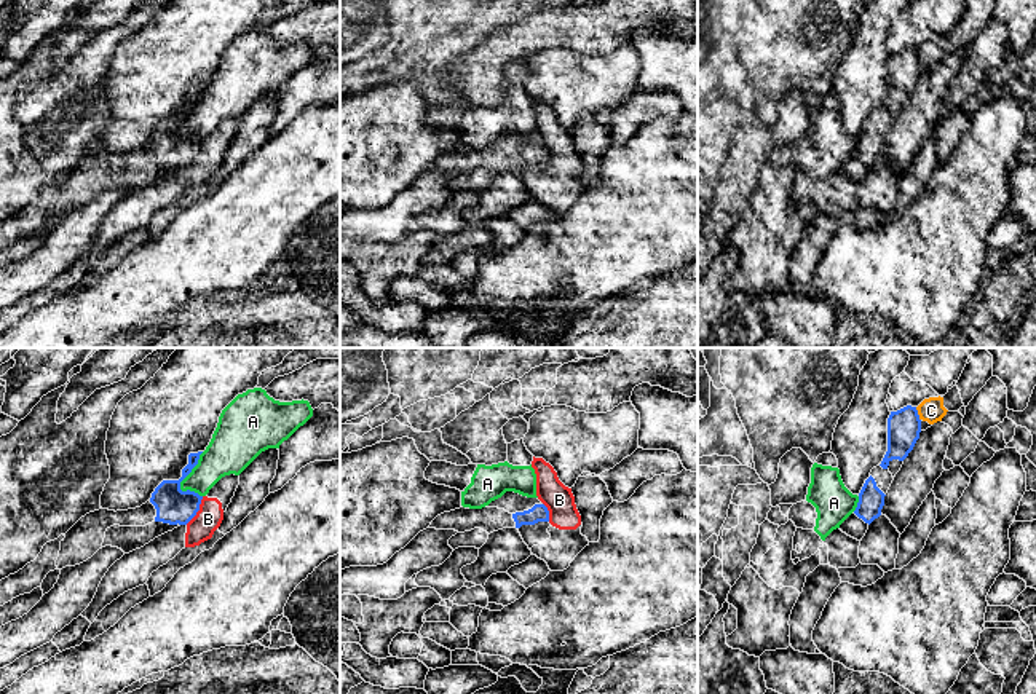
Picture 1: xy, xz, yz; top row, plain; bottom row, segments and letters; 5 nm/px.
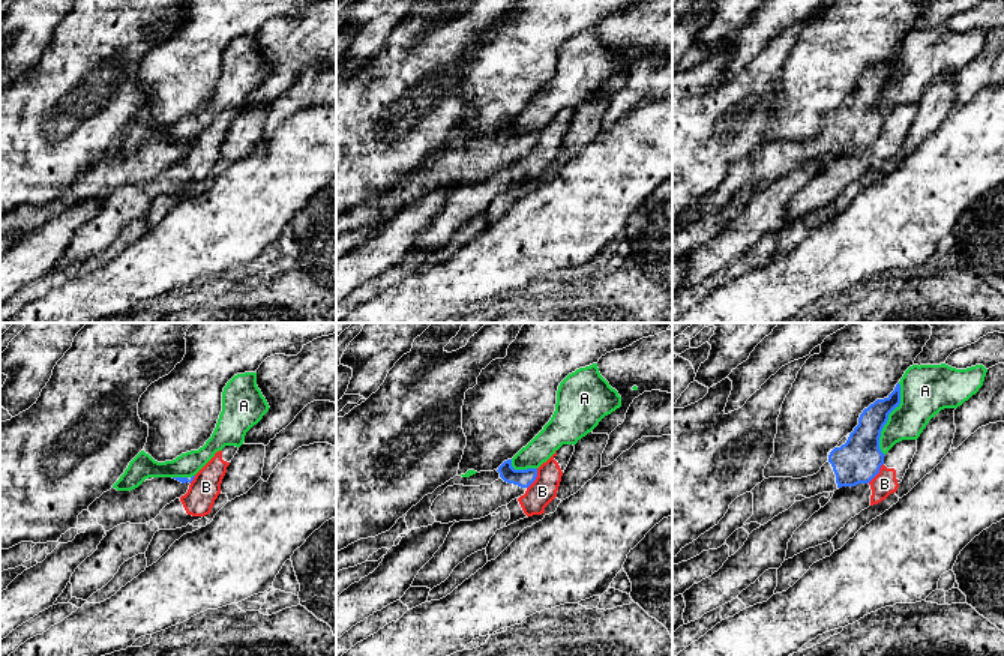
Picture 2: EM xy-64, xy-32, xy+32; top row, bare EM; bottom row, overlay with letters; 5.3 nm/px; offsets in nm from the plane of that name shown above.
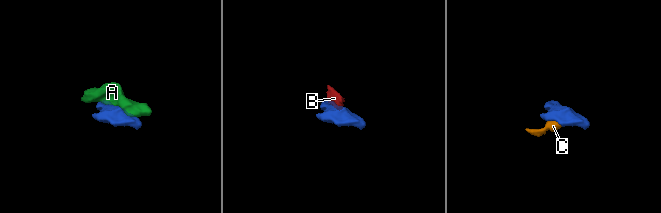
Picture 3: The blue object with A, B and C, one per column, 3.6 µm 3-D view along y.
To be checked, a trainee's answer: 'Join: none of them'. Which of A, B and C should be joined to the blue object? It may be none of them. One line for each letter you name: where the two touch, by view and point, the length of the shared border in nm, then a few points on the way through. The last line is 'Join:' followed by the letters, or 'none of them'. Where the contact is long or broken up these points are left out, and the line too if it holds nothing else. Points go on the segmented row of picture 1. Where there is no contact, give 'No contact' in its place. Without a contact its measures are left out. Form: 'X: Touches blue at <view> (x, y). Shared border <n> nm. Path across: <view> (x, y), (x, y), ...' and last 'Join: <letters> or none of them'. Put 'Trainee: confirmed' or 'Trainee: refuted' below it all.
Join: none of them
Trainee: confirmed

